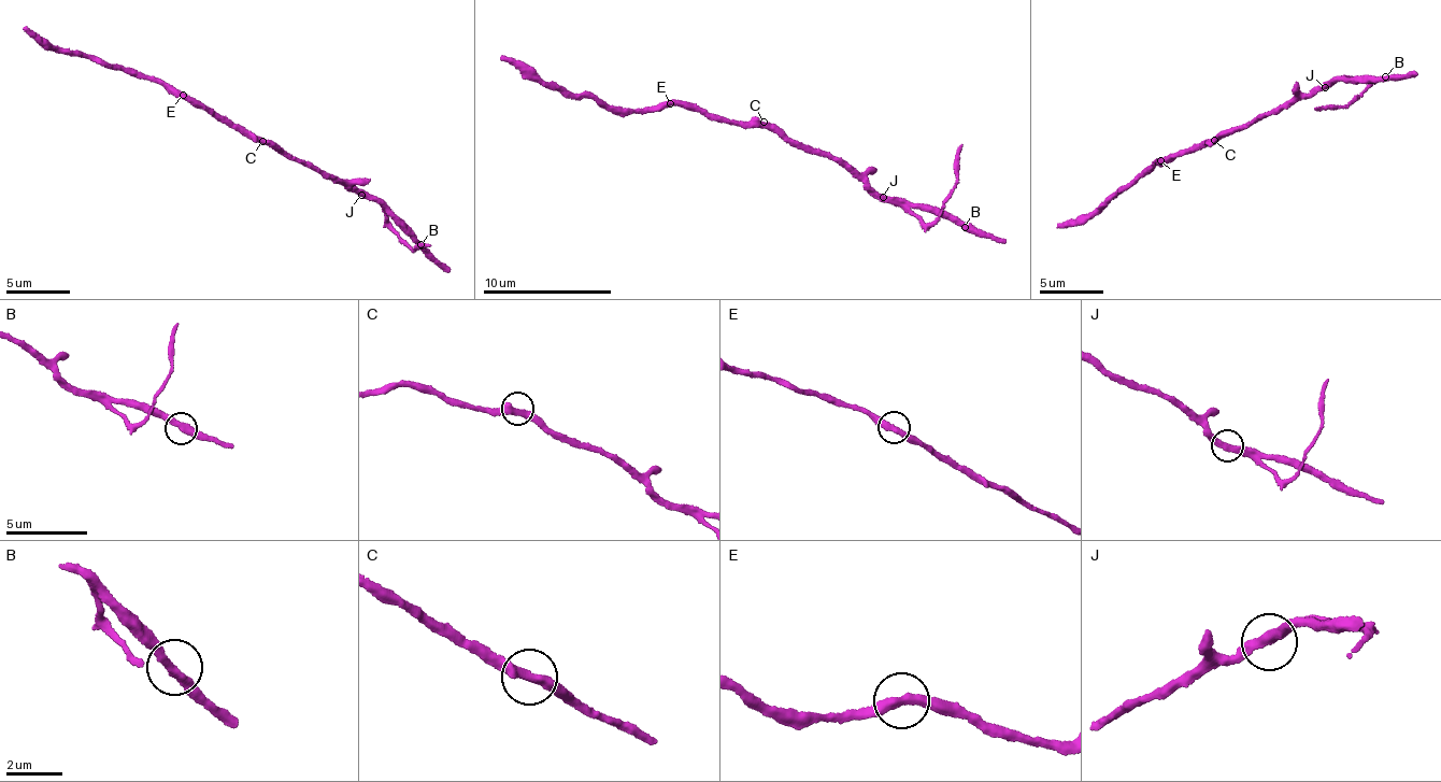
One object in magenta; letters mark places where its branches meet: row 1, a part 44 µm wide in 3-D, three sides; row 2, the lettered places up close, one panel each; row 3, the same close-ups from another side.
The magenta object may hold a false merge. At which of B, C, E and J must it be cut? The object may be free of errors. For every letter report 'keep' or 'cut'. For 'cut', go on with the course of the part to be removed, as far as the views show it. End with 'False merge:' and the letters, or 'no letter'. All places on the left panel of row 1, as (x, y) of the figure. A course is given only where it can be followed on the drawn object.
B: keep
C: keep
E: keep
J: cut; course (360, 194), (382, 201), (394, 230), (412, 249), (430, 245)
False merge: J

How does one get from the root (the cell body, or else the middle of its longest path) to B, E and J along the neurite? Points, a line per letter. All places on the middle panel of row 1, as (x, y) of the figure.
B: (761, 126), (826, 153), (861, 172), (876, 193), (917, 205), (965, 227)
E: (761, 126), (728, 119), (679, 102), (670, 103)
J: (761, 126), (826, 153), (861, 172), (871, 188), (882, 198)

